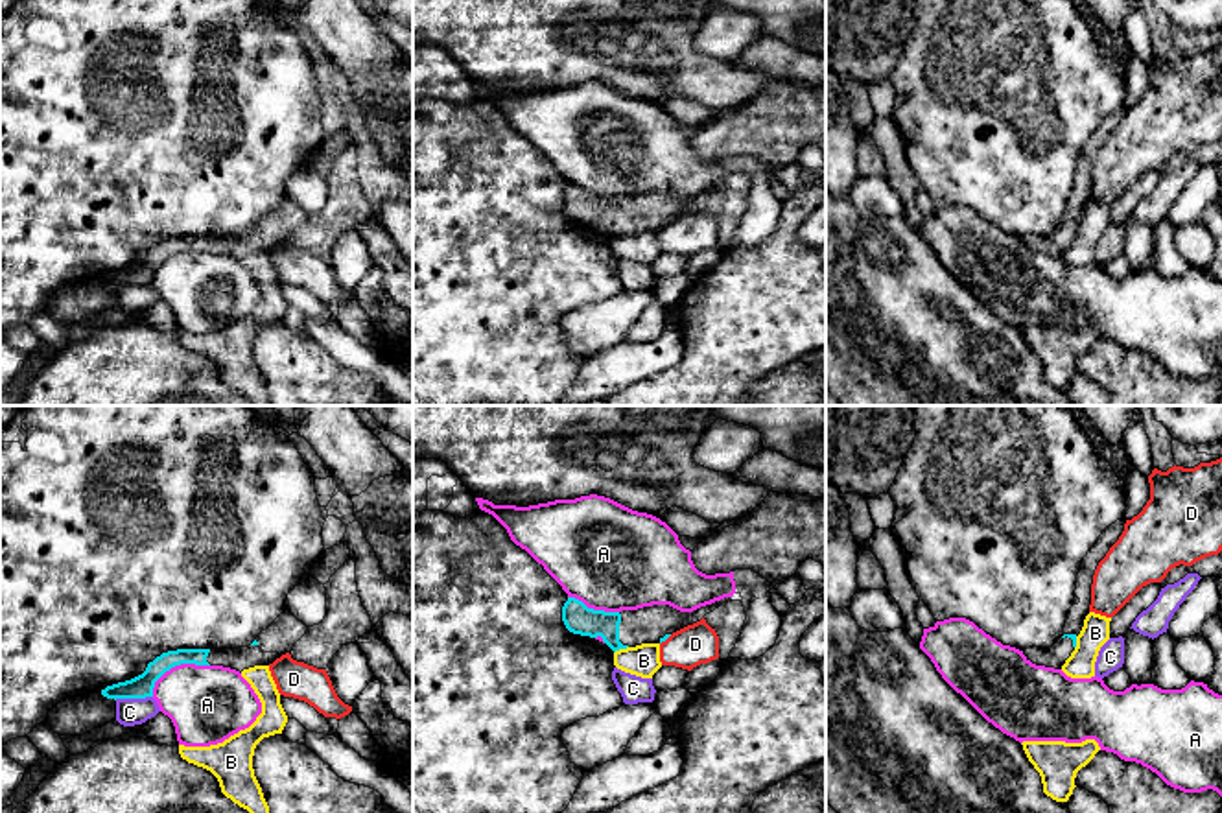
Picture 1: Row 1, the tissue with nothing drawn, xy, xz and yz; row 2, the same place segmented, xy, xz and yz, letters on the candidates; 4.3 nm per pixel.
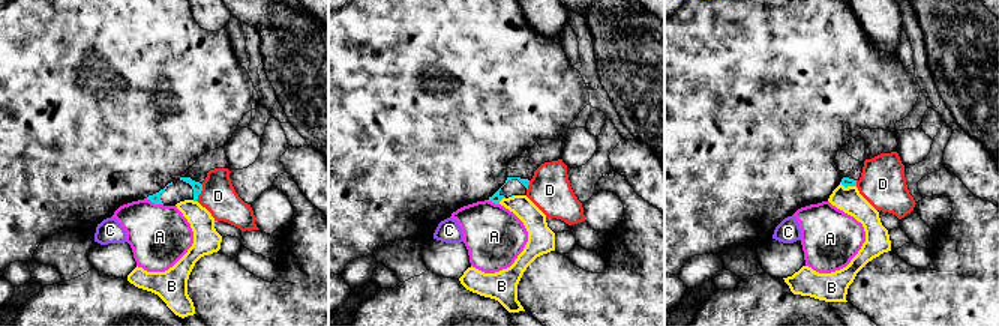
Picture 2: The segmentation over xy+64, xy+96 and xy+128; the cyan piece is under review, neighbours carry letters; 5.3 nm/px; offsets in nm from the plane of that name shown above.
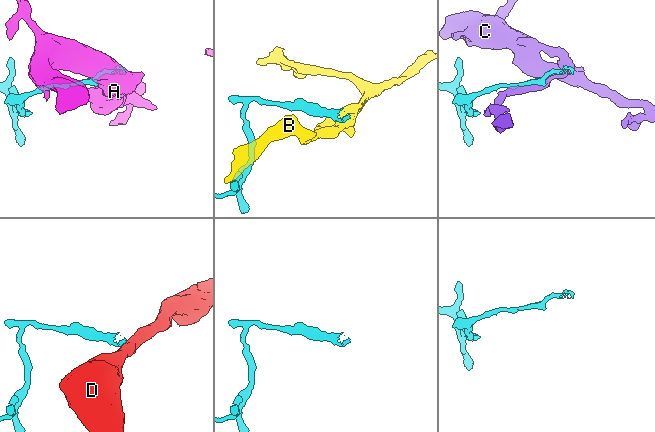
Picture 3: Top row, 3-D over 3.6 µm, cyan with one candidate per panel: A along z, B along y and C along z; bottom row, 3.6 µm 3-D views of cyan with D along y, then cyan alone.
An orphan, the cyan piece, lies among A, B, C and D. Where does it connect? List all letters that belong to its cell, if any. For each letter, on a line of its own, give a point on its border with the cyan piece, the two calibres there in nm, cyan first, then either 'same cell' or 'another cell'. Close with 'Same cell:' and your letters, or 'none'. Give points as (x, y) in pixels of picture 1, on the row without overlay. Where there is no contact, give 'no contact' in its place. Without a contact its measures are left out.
A: contact xy (176, 251); calibres 100 and 340 nm; another cell
B: contact xz (620, 235); calibres 130 and 140 nm; another cell
C: contact xy (133, 284); calibres 100 and 120 nm; another cell
D: contact xz (666, 225); calibres 20 and 180 nm; another cell
Same cell: none

